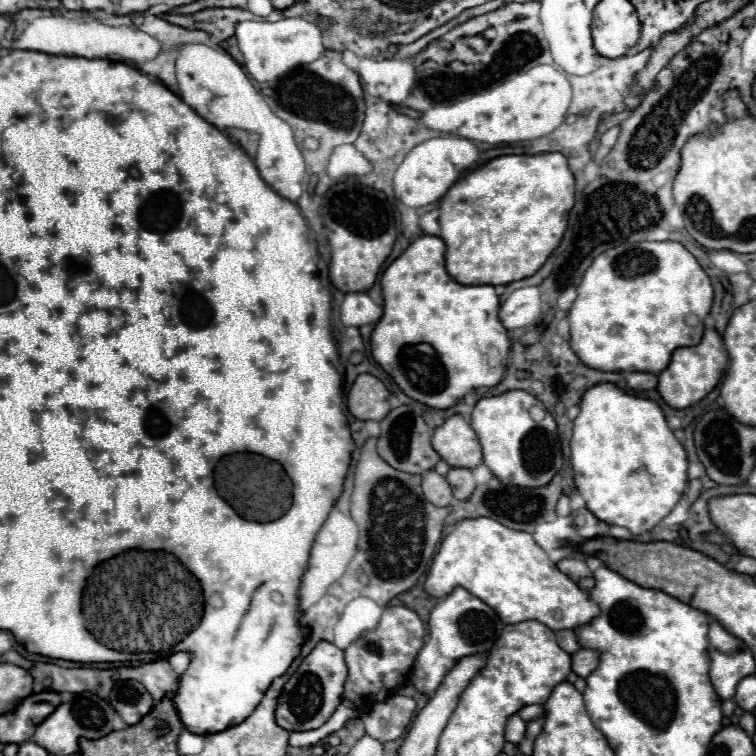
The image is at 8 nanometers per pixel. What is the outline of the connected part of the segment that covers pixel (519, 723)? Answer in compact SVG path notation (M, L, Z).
M512 715L508 719L508 727L506 727L506 741L520 743L524 739L524 733L526 733L526 723L518 715Z

